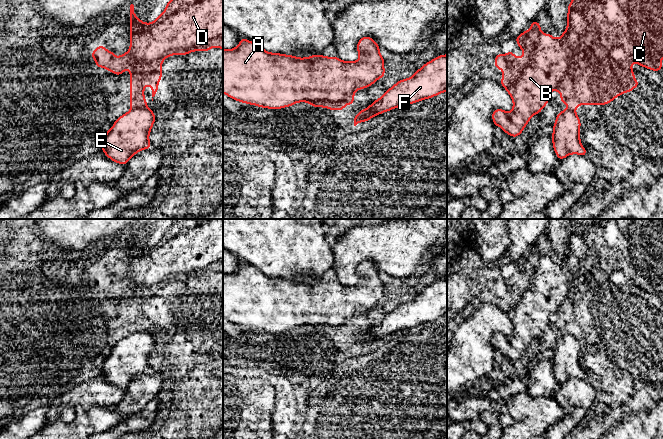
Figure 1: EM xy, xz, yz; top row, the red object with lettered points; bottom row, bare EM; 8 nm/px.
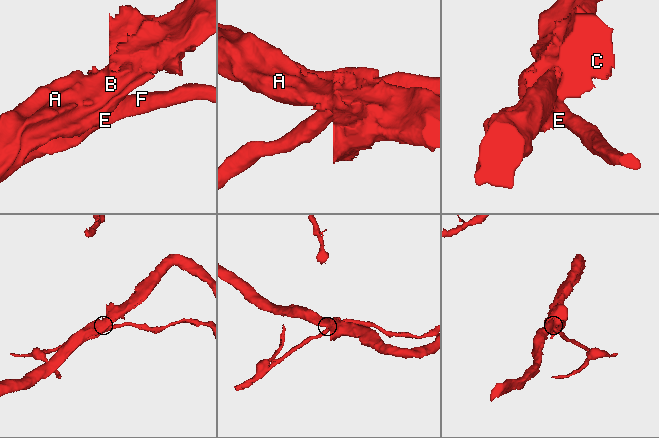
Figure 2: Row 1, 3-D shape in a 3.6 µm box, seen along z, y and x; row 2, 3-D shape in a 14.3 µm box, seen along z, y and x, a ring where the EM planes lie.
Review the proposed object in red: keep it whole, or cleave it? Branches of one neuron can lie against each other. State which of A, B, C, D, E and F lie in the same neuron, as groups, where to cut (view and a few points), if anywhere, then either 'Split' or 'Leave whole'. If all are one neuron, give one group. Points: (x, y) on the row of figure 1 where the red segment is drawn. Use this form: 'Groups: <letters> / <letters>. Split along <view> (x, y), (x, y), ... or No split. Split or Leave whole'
Groups: A B C D / E F. Split along xy (146, 107), (136, 107), (131, 110). Split

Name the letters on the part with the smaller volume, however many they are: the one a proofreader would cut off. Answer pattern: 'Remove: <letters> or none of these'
Remove: E, F

